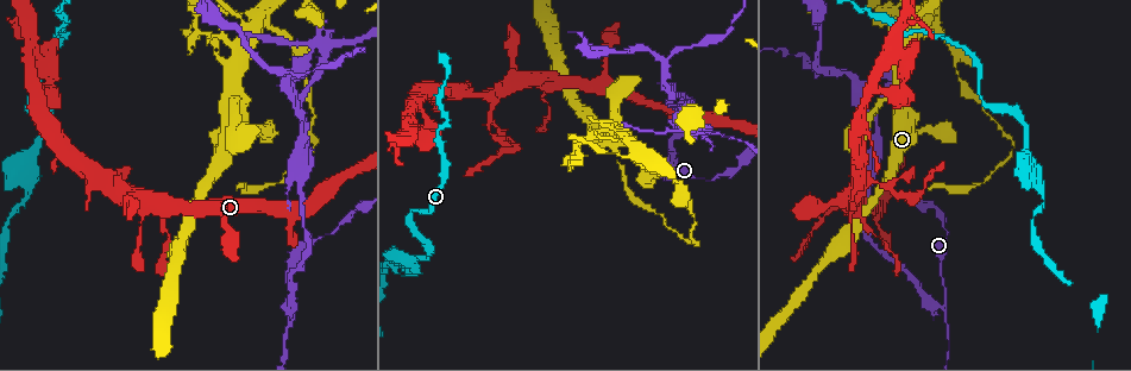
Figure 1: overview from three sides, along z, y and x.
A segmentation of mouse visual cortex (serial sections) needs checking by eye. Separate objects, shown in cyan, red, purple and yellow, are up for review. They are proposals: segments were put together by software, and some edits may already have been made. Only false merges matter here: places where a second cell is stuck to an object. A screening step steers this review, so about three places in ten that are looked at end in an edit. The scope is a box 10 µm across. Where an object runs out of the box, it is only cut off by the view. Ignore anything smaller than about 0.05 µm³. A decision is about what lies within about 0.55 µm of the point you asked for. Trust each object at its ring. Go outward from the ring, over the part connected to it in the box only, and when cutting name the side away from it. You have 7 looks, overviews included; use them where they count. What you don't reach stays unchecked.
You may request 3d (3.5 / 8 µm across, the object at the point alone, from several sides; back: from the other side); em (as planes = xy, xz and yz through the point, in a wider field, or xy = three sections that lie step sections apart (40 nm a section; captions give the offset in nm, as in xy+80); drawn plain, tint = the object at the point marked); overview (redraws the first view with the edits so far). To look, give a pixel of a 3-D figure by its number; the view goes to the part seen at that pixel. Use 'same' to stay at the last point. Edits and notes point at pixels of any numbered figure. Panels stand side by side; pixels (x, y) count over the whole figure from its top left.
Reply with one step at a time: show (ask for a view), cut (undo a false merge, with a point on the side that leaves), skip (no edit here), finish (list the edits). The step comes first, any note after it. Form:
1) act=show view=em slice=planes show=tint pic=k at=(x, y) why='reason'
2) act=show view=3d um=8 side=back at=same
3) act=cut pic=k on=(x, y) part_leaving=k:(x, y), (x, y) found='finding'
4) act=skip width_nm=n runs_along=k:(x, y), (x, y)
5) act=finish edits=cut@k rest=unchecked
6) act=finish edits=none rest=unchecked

act=show view=3d um=8 pic=1 at=(894, 194) why='a narrow waist'

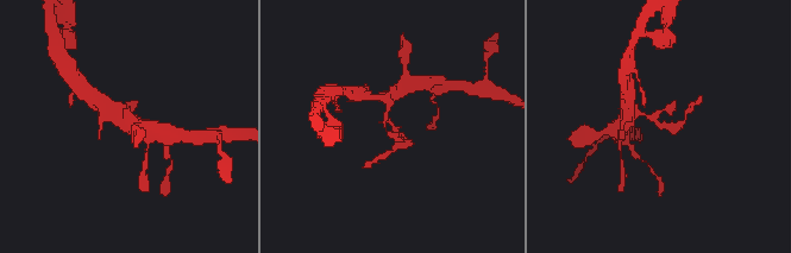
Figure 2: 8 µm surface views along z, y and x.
act=show view=3d um=3.5 at=same

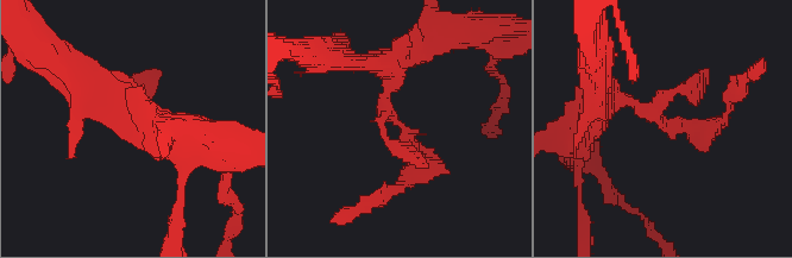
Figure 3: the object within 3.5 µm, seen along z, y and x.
act=show view=em slice=xy step=3 show=tint pic=3 at=(667, 126) why='need the tissue'

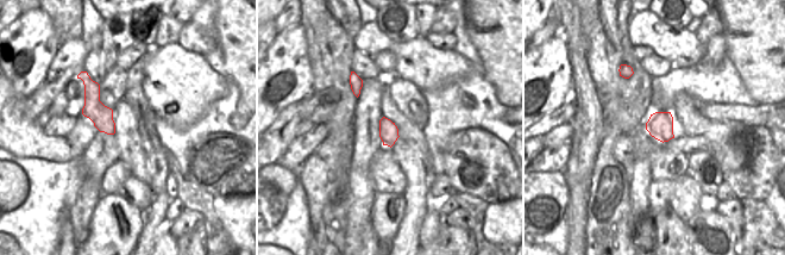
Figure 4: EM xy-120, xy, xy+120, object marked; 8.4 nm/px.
act=skip runs_along=4:(87, 81), (92, 105), (111, 131) found='one cell here'

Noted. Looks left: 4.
act=show view=3d um=3.5 side=back pic=1 at=(407, 220) why='abrupt turn'

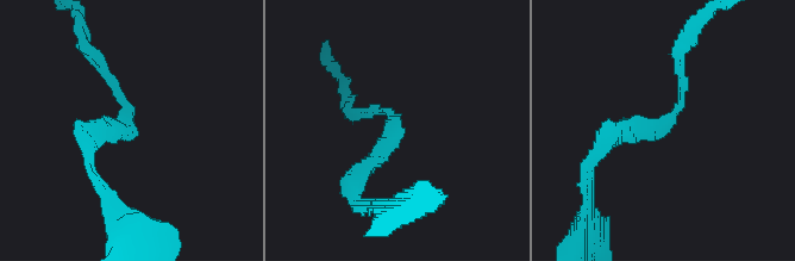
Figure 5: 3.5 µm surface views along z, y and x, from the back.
act=show view=em slice=planes show=tint pic=5 at=(392, 123) why='need the tissue'

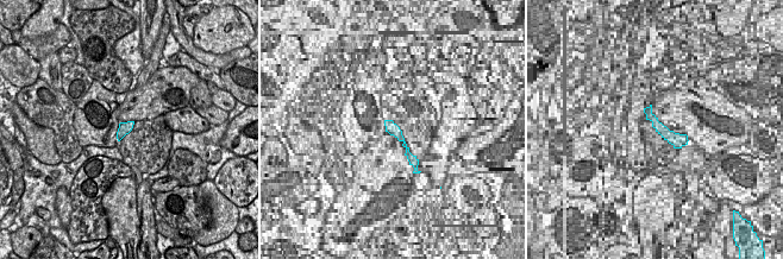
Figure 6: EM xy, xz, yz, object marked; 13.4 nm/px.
act=skip arm_widths_nm=150,250 runs_along=5:(88, 51), (125, 106), (125, 128), (88, 140) found='one cell here'

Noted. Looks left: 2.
act=show view=3d um=3.5 pic=1 at=(24, 161) why='branch point'

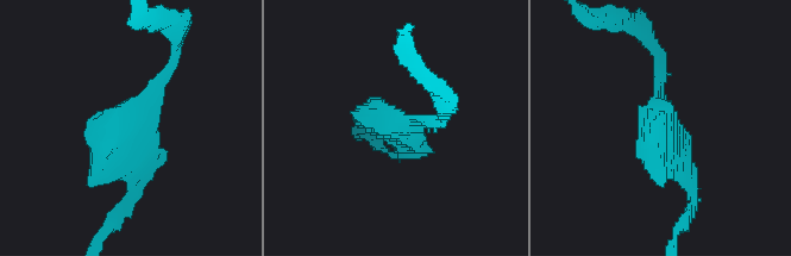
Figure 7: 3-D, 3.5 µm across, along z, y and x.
act=show view=em slice=xy step=5 show=tint pic=7 at=(131, 122) why='now the EM'

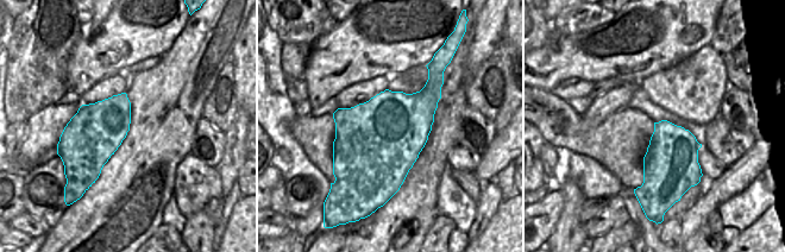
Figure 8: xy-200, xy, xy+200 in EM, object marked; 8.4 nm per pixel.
act=skip runs_along=7:(176, 57), (132, 117), (132, 193) found='all the same cell'

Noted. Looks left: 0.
act=finish edits=none rest=unchecked

